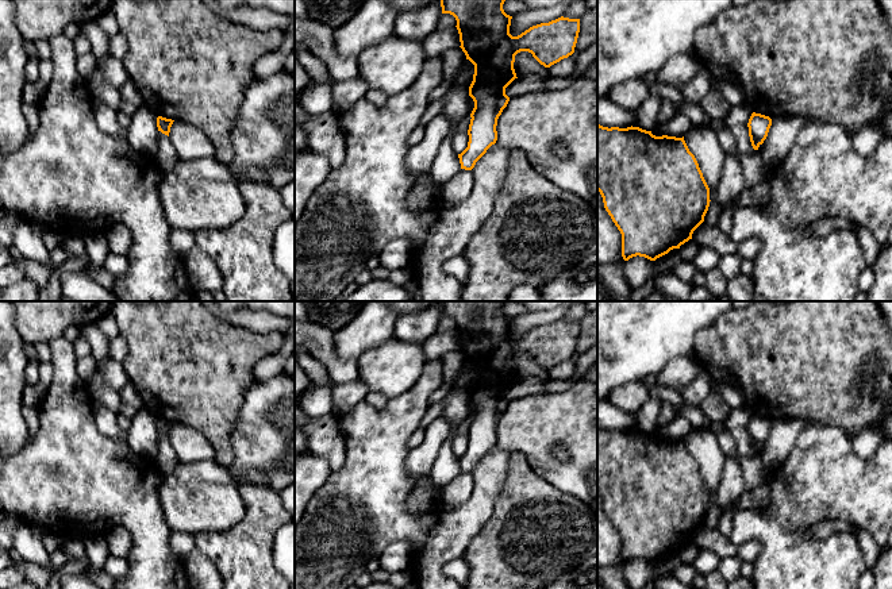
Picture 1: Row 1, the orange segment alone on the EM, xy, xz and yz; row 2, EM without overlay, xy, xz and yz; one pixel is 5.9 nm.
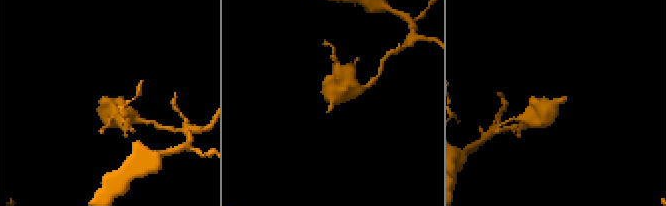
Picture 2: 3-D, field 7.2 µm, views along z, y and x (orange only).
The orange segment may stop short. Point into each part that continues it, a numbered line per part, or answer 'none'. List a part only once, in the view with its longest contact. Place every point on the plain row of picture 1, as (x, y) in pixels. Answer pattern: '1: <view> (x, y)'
none

